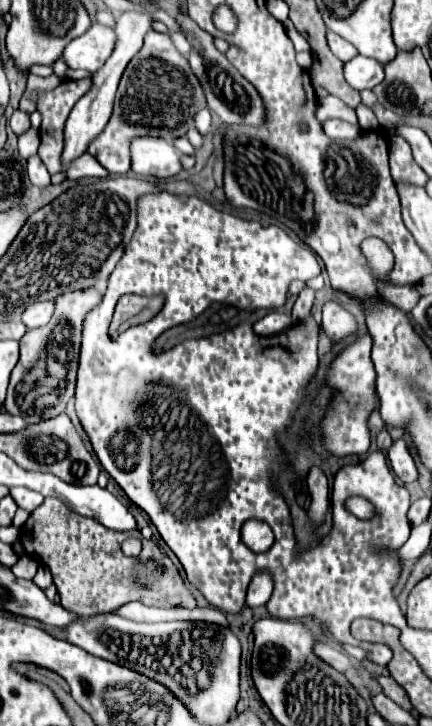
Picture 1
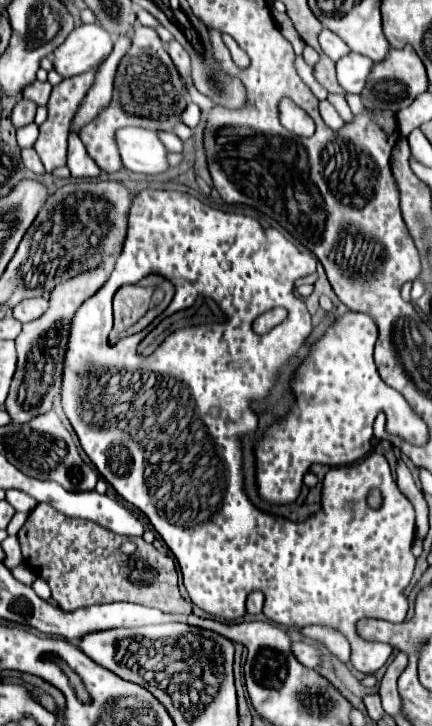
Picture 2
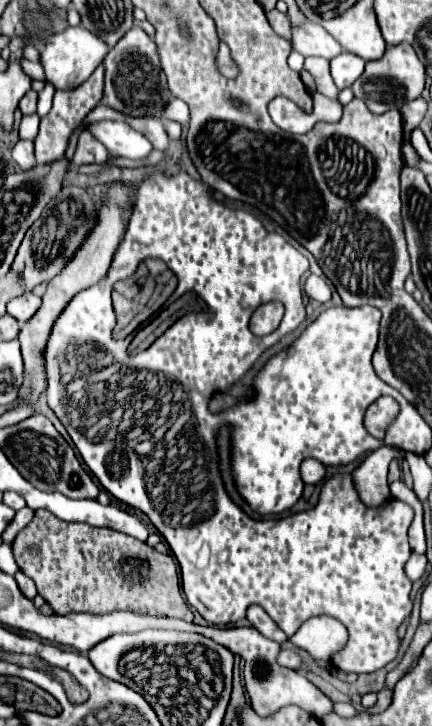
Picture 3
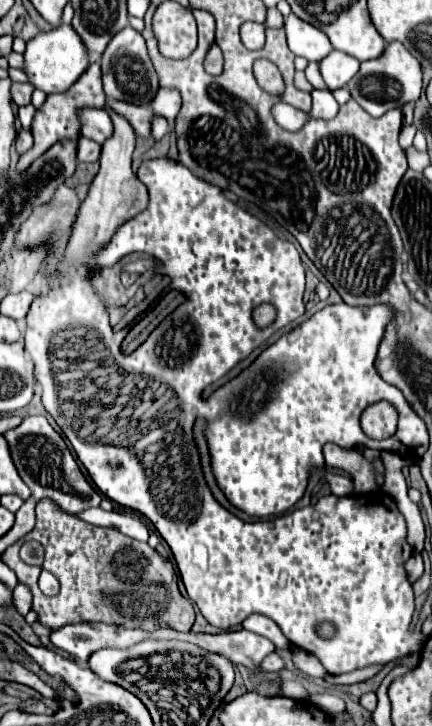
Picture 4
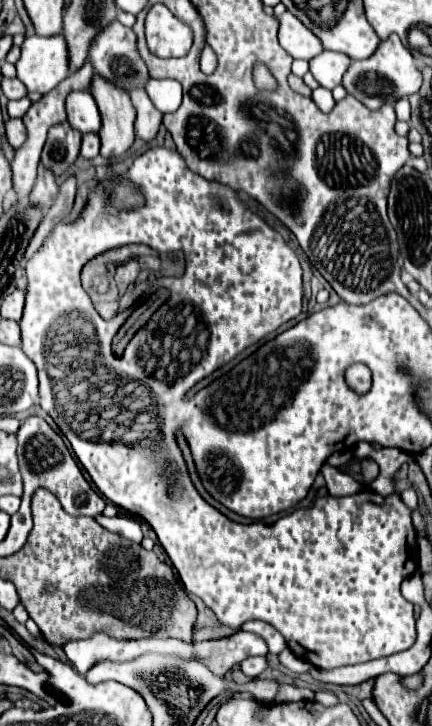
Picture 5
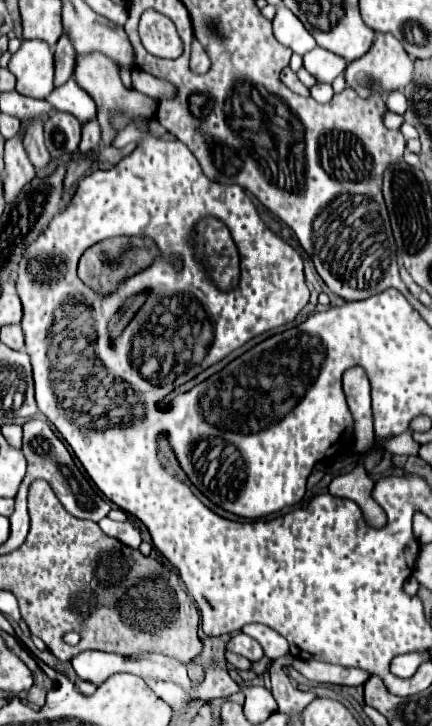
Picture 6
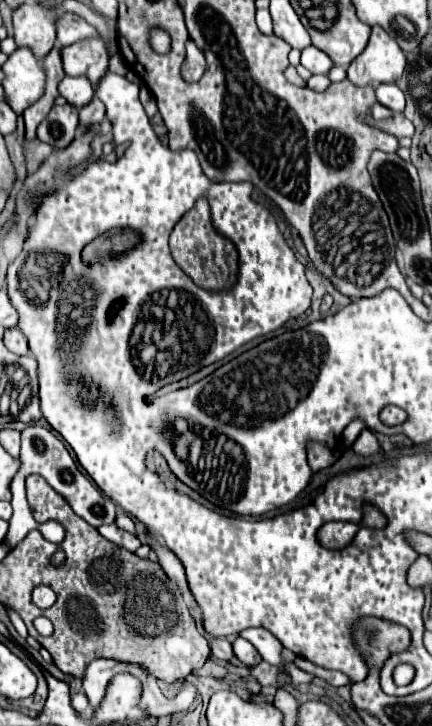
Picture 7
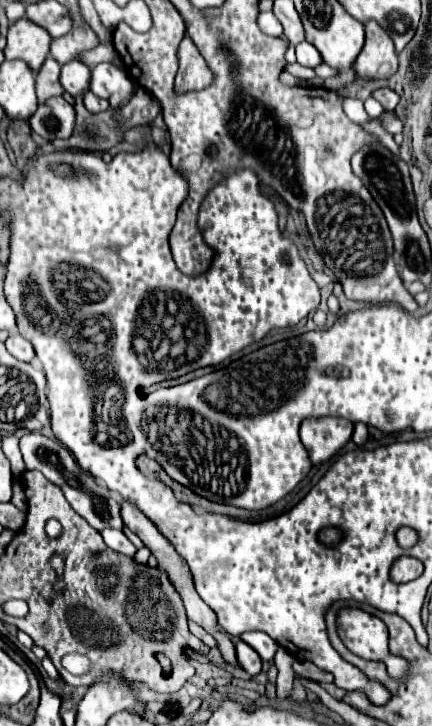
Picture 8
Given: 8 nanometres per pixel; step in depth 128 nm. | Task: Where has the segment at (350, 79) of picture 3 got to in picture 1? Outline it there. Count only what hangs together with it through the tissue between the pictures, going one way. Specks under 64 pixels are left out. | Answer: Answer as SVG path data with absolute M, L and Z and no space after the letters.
M356 56L344 64L344 78L354 90L374 88L384 80L384 66L374 58Z

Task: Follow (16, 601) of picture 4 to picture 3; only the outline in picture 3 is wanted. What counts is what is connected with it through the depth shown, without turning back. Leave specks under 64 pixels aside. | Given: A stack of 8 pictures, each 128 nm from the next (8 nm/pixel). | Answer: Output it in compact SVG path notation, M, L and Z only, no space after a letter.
M16 572L14 578L16 578L16 582L18 582L20 592L22 592L26 598L34 600L34 596L36 596L36 586L34 586L34 582L32 582L26 574L22 574L22 572Z

